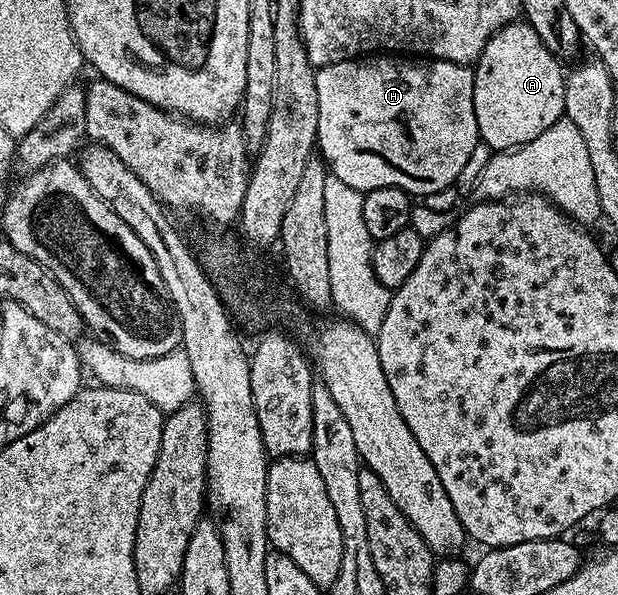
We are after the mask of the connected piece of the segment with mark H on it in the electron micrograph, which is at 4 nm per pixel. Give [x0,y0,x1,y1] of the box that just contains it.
[315,55,481,199]

